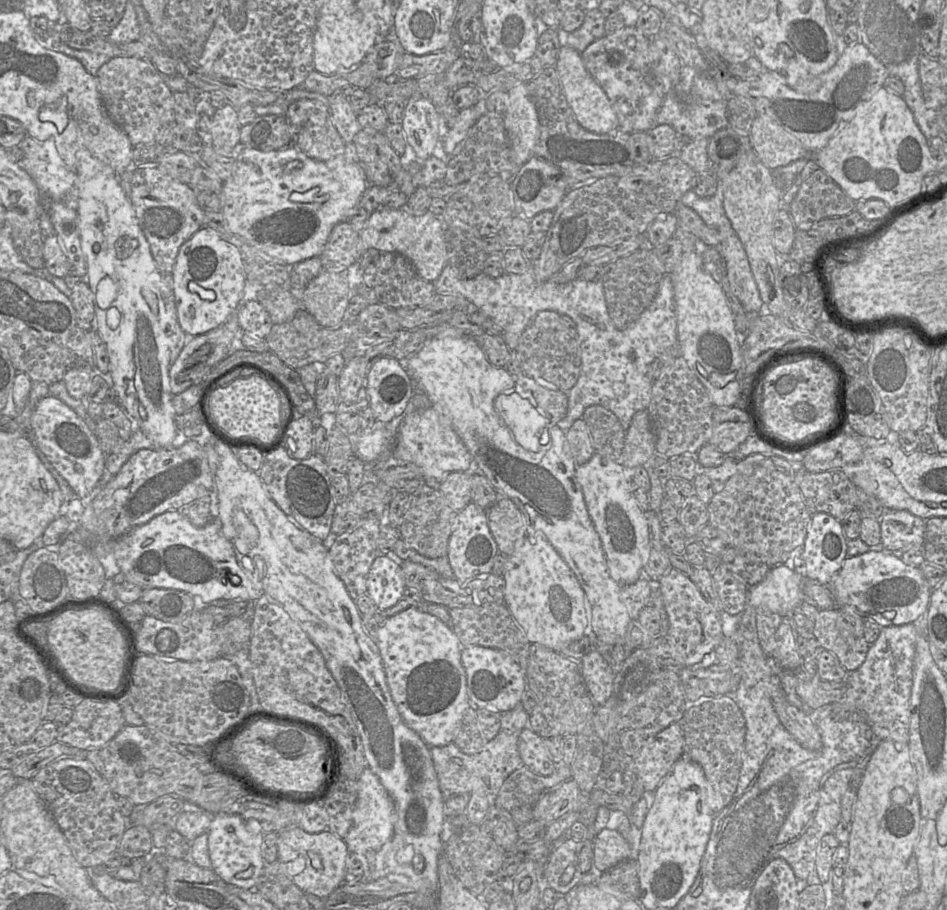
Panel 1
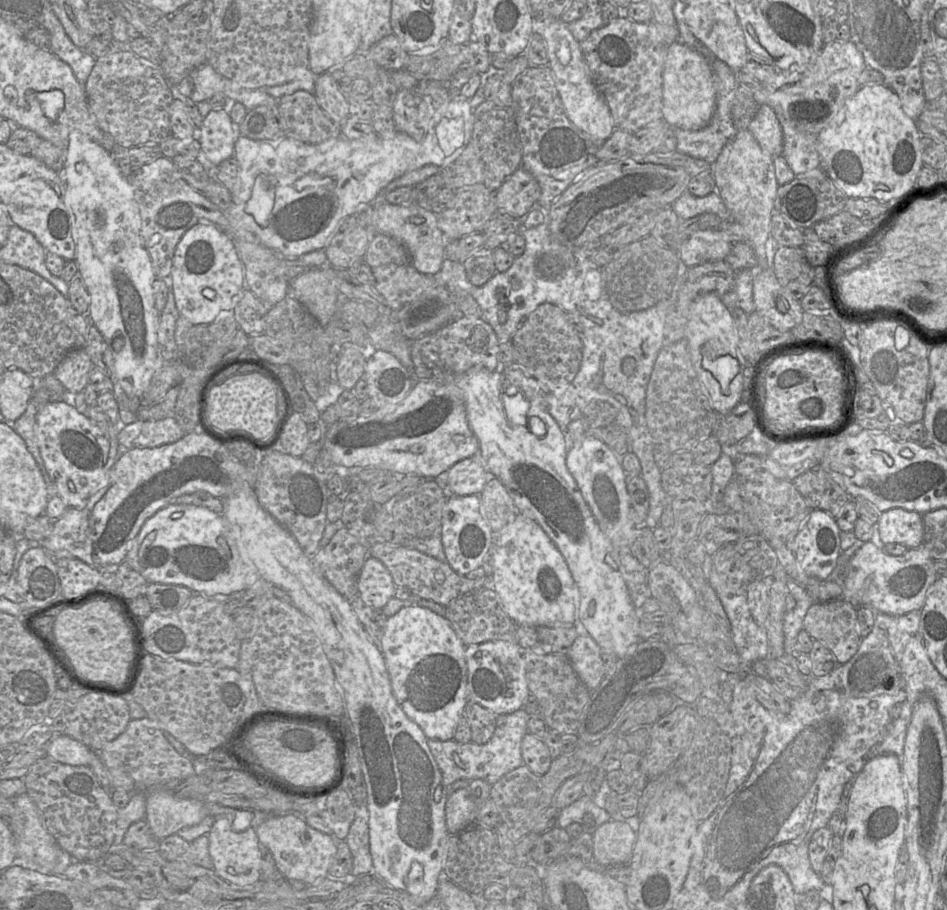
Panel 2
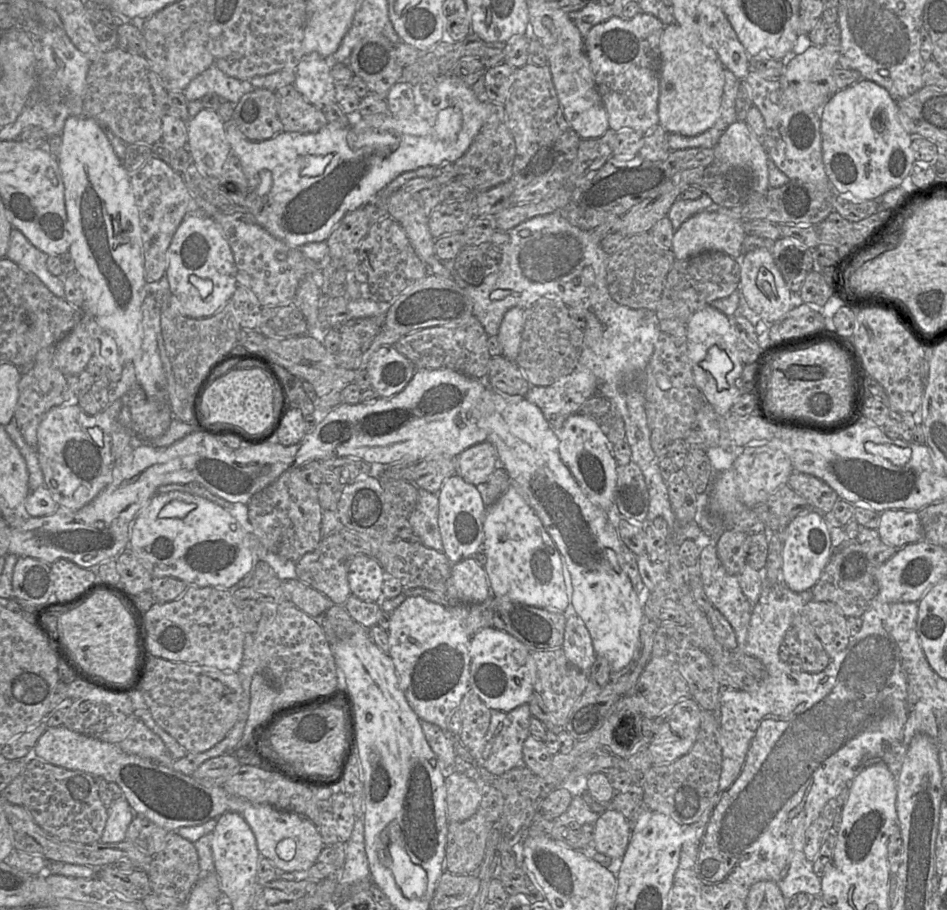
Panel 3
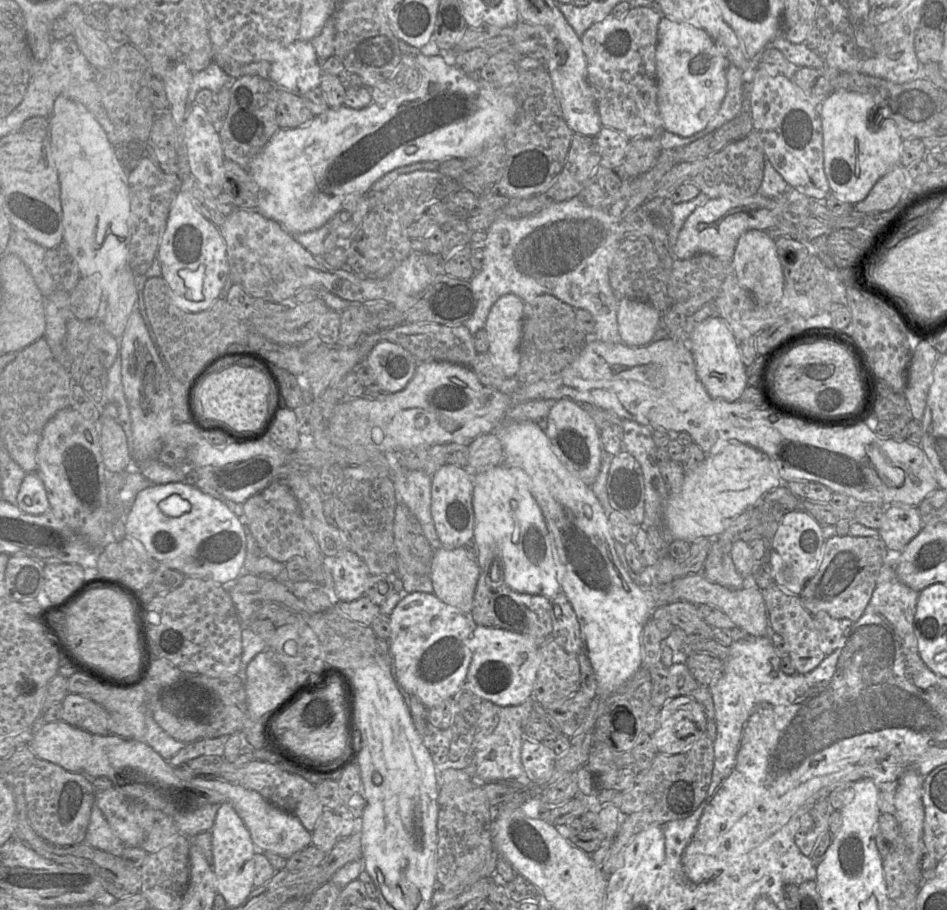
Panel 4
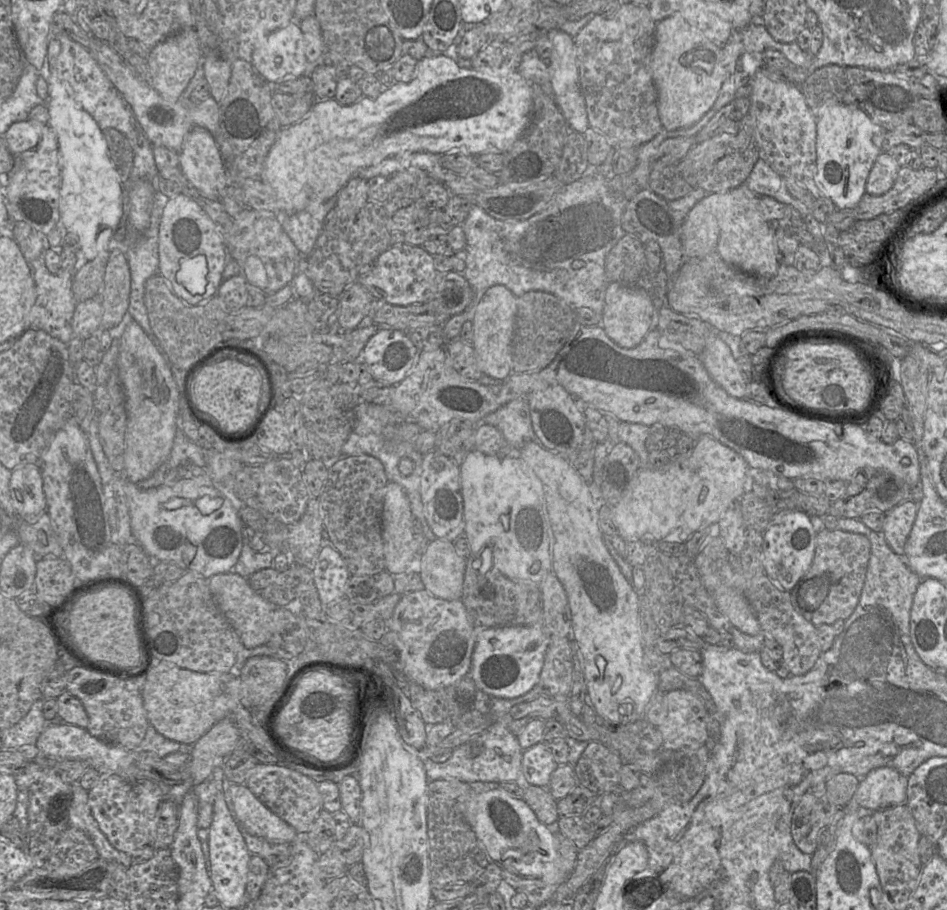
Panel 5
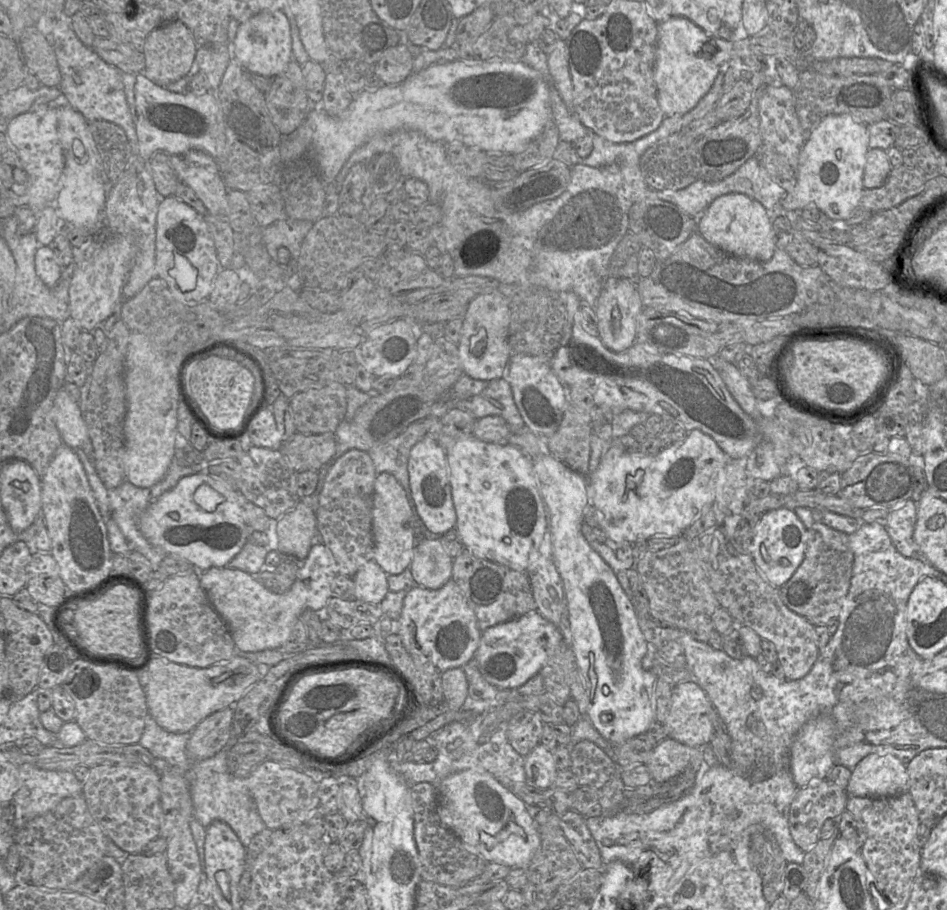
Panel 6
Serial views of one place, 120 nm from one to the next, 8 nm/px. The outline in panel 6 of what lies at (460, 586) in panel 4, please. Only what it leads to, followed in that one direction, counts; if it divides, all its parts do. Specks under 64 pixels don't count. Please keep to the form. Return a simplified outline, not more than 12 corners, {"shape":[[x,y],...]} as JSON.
{"shape":[[424,538],[409,568],[436,590],[452,579],[453,559],[439,538]]}

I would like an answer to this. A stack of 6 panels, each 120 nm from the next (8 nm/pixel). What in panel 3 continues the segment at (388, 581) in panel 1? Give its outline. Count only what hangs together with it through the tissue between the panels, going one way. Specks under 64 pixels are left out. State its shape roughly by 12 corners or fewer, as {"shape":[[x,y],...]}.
{"shape":[[364,554],[351,557],[351,594],[380,605],[385,571]]}

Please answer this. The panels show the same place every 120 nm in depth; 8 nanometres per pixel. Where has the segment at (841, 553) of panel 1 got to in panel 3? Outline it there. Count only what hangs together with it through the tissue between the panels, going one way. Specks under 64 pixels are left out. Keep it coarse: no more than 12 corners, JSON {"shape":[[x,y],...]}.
{"shape":[[814,509],[784,530],[783,576],[809,592],[832,554],[827,517]]}

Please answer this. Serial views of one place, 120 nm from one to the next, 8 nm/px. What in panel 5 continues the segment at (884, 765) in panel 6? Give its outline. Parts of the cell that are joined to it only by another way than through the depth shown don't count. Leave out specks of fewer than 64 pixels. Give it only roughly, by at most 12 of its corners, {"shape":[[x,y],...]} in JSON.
{"shape":[[891,767],[860,779],[852,799],[867,810],[906,803],[907,777]]}

